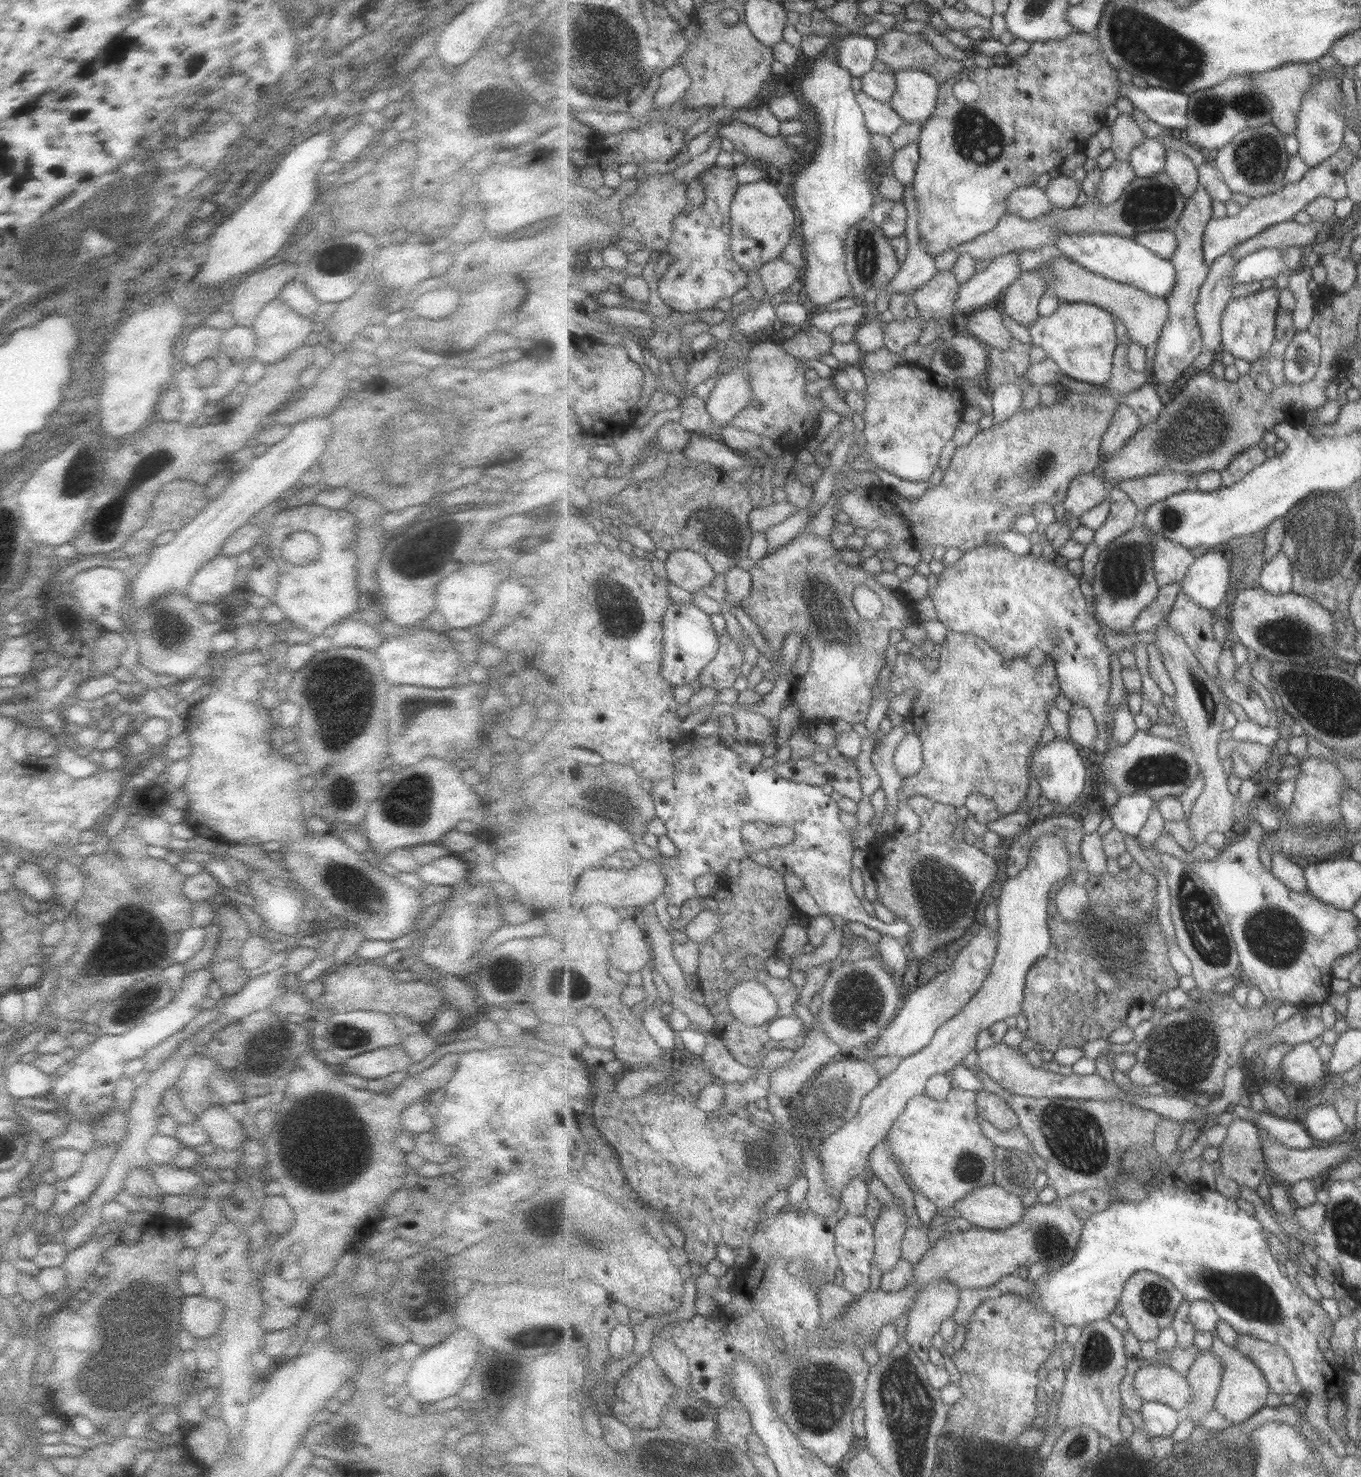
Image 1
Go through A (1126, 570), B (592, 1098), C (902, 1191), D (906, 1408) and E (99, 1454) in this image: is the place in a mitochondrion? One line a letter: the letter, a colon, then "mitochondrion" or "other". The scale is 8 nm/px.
A: mitochondrion
B: other
C: other
D: mitochondrion
E: other

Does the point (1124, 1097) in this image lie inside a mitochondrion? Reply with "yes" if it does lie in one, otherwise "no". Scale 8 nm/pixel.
no

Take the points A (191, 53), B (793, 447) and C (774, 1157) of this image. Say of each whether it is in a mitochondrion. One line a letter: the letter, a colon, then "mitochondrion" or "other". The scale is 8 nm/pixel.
A: mitochondrion
B: other
C: mitochondrion

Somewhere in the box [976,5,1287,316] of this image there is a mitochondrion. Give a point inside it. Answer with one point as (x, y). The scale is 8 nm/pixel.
(1145, 43)

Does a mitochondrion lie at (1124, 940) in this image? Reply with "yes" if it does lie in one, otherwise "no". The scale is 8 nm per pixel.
yes

